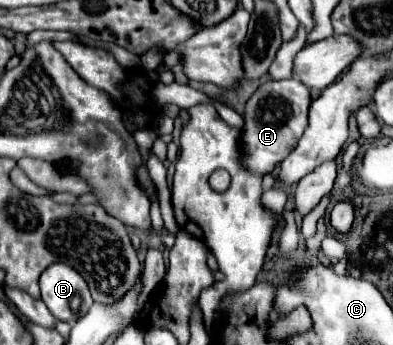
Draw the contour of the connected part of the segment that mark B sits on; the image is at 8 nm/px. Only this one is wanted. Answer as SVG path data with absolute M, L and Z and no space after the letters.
M59 261L59 263L49 265L43 271L39 283L41 283L41 299L43 299L43 303L49 307L53 317L59 319L59 321L65 321L65 323L73 325L79 317L87 315L87 309L91 309L91 305L93 305L93 299L91 299L91 293L89 293L89 287L87 287L85 279L73 267L69 267L67 263Z

